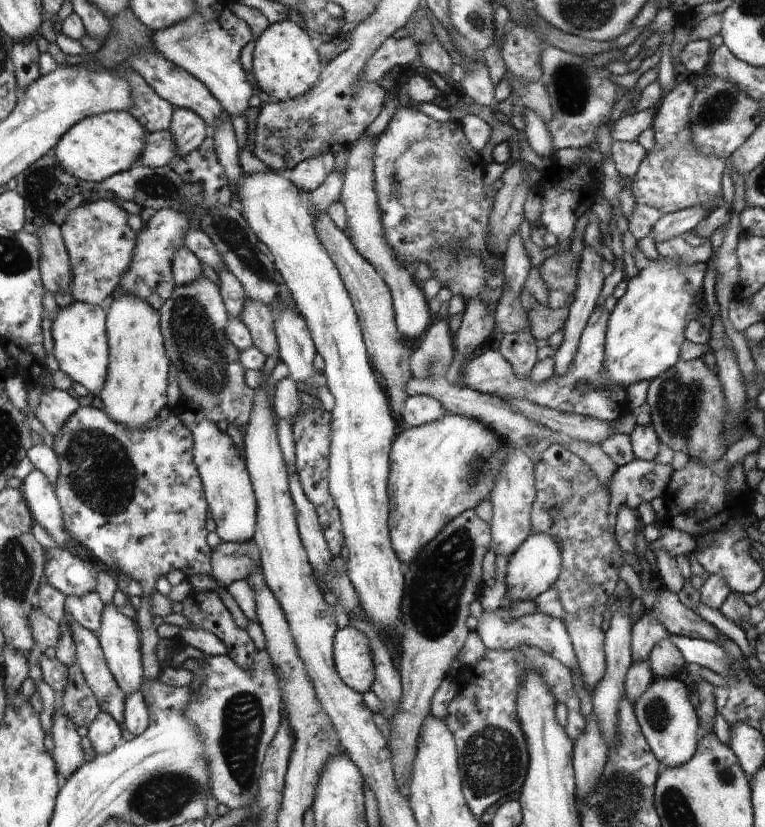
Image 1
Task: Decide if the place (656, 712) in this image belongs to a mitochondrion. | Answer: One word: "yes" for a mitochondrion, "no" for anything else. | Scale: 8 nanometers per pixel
yes

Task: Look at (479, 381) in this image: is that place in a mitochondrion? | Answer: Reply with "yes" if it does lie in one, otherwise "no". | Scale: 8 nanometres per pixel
no

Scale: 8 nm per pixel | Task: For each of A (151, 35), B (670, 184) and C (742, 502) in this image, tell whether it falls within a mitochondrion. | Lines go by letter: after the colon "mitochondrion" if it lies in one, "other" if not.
A: other
B: other
C: other

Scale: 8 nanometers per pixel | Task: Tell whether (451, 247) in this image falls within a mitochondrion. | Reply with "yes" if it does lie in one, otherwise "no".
yes

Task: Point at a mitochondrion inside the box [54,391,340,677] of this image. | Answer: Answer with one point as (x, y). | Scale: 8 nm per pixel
(101, 474)

